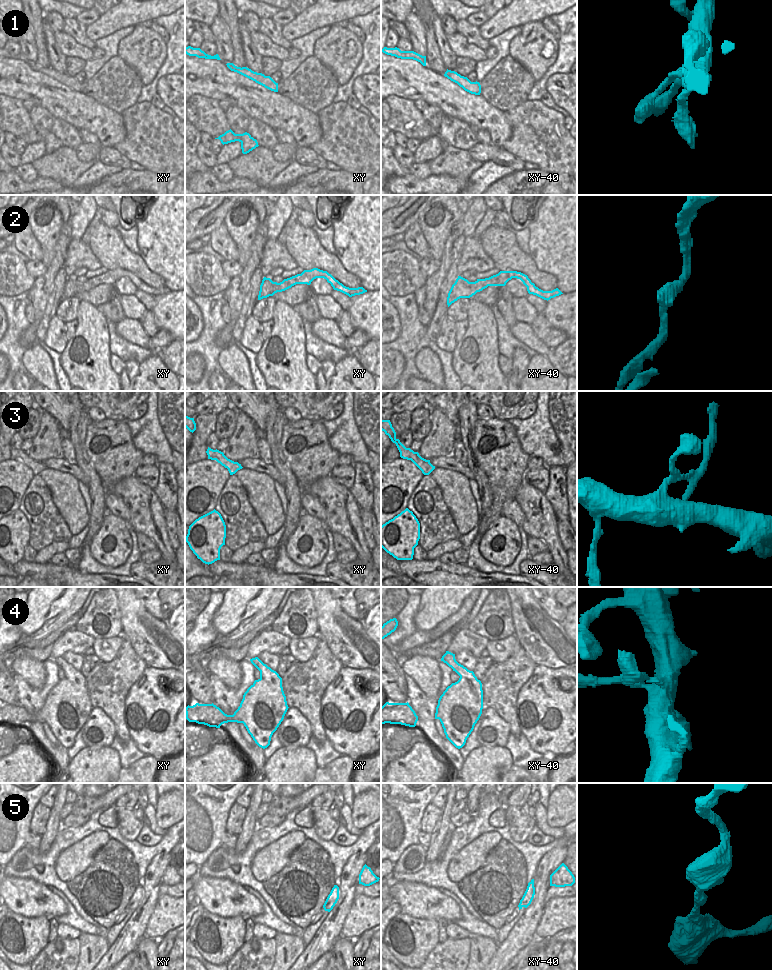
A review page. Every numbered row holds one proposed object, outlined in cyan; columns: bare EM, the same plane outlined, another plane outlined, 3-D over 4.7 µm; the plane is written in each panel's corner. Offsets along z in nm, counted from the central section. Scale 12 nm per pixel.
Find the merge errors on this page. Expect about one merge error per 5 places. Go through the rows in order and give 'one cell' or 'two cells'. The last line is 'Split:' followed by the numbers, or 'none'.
1: one cell
2: one cell
3: two cells
4: one cell
5: one cell
Split: 3

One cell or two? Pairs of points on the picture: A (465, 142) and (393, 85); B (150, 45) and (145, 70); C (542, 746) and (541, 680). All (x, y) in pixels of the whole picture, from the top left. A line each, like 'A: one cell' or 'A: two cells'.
A: two cells
B: one cell
C: one cell

